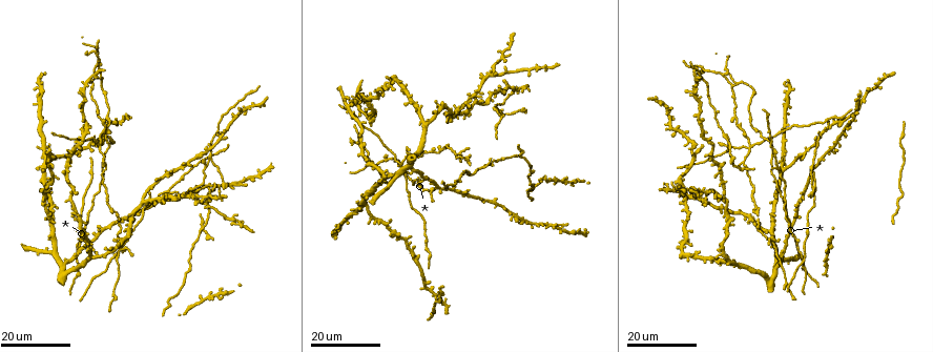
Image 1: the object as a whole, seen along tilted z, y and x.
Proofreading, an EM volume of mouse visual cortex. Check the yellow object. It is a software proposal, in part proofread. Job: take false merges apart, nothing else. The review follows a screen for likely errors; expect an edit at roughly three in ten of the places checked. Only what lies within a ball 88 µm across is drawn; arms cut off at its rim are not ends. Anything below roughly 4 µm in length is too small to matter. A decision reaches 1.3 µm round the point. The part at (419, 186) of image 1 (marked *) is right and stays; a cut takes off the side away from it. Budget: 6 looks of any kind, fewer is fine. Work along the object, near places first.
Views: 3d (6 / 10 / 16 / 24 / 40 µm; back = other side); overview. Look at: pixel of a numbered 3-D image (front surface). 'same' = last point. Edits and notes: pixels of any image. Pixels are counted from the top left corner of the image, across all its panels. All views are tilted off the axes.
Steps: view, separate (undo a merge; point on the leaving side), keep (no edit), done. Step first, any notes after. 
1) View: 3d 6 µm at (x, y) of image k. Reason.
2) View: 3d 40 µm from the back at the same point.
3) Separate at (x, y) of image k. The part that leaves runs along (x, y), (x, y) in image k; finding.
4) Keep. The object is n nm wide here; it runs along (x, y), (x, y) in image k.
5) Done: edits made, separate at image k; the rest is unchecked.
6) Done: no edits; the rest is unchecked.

View: 3d 24 µm at (816, 146) of image 1. A narrow waist.

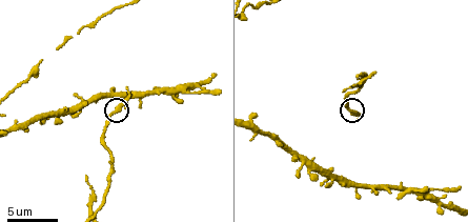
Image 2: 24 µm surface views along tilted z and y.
View: 3d 6 µm at (354, 114) of image 2.

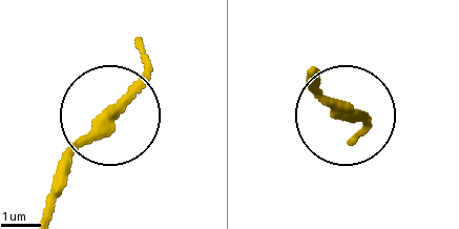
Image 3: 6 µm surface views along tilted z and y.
Keep. One cell here.

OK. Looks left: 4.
View: 3d 24 µm at (435, 297) of image 1. Looks like a crossing.

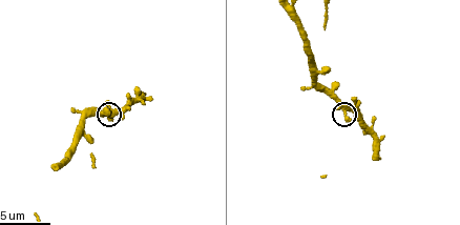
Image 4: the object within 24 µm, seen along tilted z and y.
View: 3d 10 µm at (344, 113) of image 4.

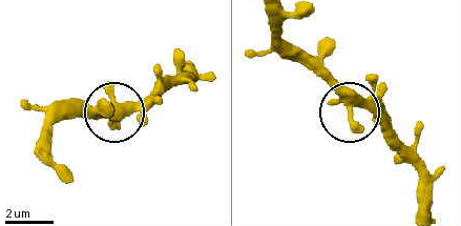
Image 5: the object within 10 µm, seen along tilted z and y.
Keep. The object is 330 nm wide here; it runs along (271, 16), (289, 44), (321, 68), (346, 104), (386, 116) in image 5; continuous, no second cell.

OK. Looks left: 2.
View: 3d 24 µm at (121, 251) of image 1. Three arms meet.

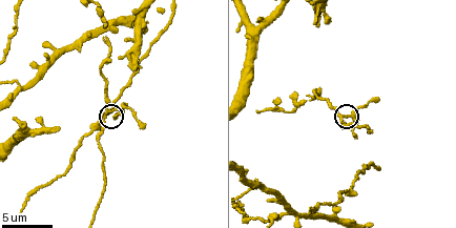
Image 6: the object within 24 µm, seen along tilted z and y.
View: 3d 6 µm at (340, 115) of image 6.

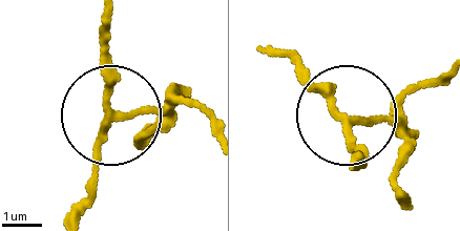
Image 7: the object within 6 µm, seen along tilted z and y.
Keep. The object is 160 nm wide here; one cell here.

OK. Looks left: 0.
Done: no edits; the rest is unchecked.

